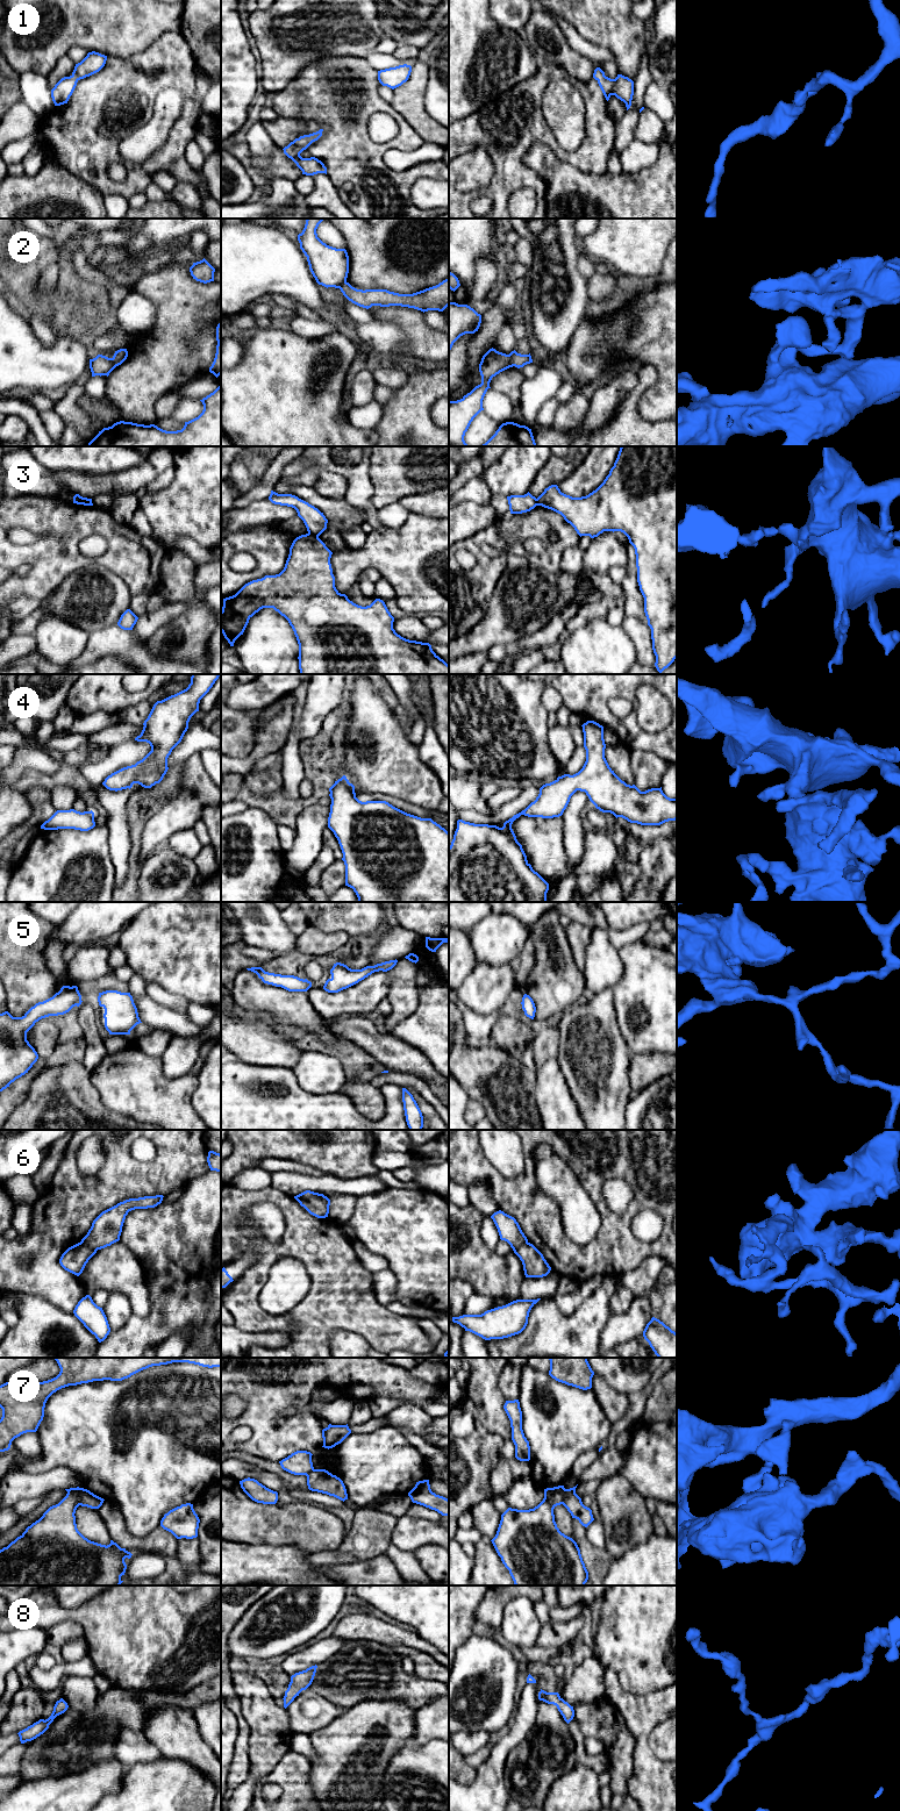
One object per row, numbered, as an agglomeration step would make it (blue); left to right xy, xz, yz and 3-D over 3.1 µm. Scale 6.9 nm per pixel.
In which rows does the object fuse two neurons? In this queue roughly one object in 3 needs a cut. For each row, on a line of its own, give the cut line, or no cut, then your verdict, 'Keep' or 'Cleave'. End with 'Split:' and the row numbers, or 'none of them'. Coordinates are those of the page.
1: No split. Keep
2: Split along yz (508, 355), (513, 365). Cleave
3: Split along xz (308, 532), (318, 536). Cleave
4: No split. Keep
5: No split. Keep
6: Split along xy (80, 1242), (95, 1251). Cleave
7: No split. Keep
8: No split. Keep
Split: 2, 3, 6

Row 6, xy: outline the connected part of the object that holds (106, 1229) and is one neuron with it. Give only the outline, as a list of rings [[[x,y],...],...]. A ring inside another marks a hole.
[[[163,1195],[129,1198],[102,1211],[92,1223],[80,1243],[95,1251],[110,1246],[120,1240],[126,1216],[135,1209],[155,1208],[163,1201]]]

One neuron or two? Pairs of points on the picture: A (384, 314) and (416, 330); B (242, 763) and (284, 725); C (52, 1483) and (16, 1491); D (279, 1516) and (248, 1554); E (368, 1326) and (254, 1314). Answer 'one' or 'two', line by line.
A: one
B: one
C: one
D: two
E: one

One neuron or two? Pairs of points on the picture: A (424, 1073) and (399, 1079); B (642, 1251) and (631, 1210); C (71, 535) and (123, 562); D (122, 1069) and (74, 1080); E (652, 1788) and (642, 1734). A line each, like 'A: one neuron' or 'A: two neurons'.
A: two neurons
B: one neuron
C: one neuron
D: two neurons
E: one neuron

